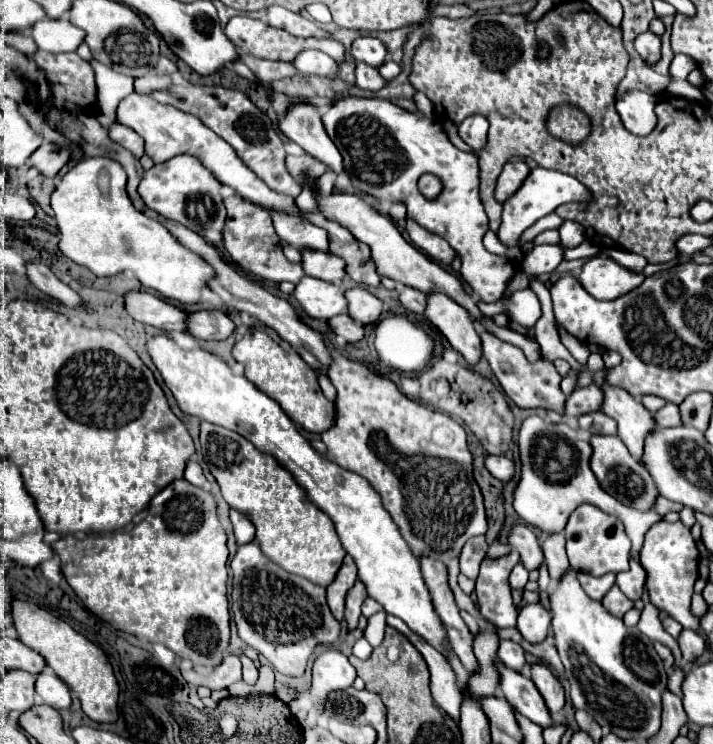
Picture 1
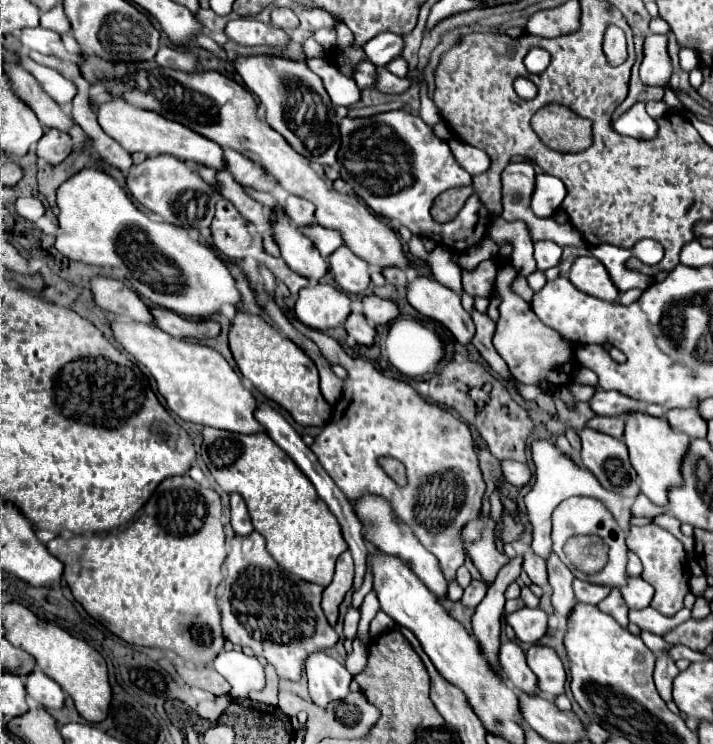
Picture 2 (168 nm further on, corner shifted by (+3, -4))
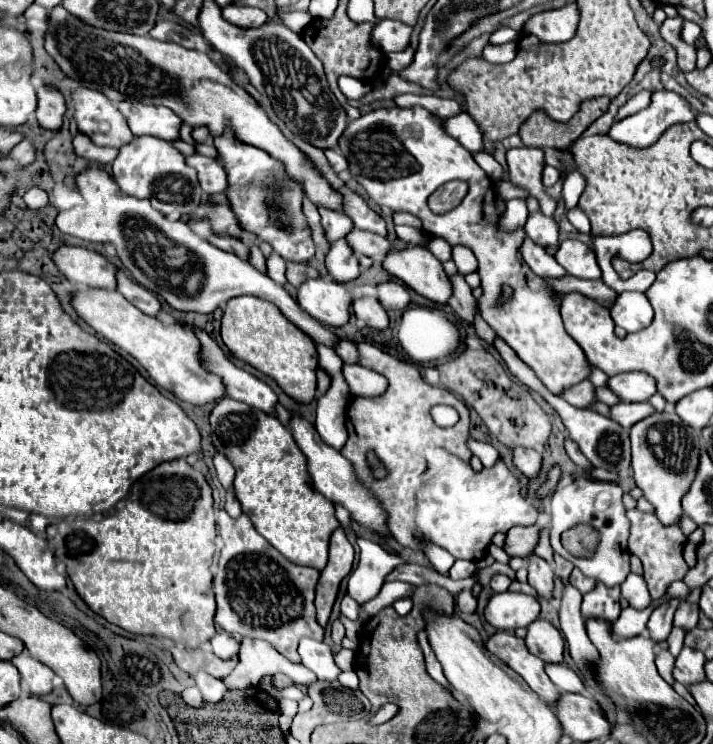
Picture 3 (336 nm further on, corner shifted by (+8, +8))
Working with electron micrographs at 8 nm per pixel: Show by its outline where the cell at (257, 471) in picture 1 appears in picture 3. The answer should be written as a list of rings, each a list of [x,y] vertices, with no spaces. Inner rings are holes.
[[[222,398],[216,404],[216,408],[210,414],[210,424],[214,448],[222,450],[236,468],[234,492],[238,502],[242,504],[242,512],[248,514],[254,528],[294,564],[322,570],[328,560],[328,538],[334,532],[334,528],[340,526],[340,522],[334,516],[334,504],[312,488],[306,470],[306,456],[296,446],[290,430],[276,416],[270,416],[258,408],[250,408],[248,404],[232,398]]]

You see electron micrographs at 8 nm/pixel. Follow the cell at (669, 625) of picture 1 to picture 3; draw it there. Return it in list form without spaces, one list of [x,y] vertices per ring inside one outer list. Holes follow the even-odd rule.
[[[674,628],[674,630],[670,632],[670,638],[668,638],[666,642],[668,642],[668,650],[670,650],[670,654],[672,654],[672,656],[678,656],[680,650],[682,650],[682,644],[684,644],[684,630]]]

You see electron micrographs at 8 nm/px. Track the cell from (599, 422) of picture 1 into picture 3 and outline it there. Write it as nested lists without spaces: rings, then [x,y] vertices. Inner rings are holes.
[[[620,402],[616,406],[612,406],[610,410],[610,418],[620,422],[622,428],[632,428],[636,422],[648,418],[650,414],[654,414],[656,410],[648,404],[648,402]]]

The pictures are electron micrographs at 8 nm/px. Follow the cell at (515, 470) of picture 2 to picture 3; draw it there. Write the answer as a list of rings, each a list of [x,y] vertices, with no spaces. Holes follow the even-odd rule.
[[[514,448],[514,464],[528,478],[536,478],[542,468],[542,454],[532,448]]]

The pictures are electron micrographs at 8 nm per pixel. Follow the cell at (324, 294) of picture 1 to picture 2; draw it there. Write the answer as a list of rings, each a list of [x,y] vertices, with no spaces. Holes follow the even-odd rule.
[[[315,284],[299,290],[295,316],[315,330],[341,326],[351,312],[351,300],[343,290],[329,284]]]

